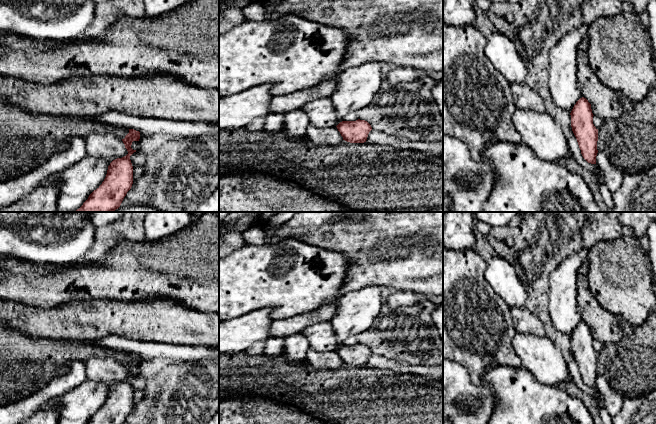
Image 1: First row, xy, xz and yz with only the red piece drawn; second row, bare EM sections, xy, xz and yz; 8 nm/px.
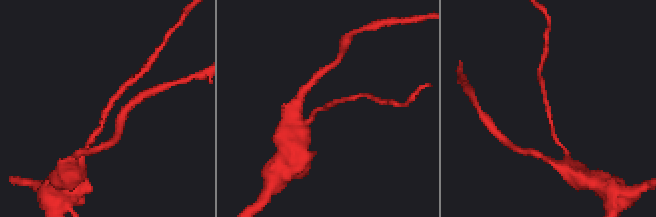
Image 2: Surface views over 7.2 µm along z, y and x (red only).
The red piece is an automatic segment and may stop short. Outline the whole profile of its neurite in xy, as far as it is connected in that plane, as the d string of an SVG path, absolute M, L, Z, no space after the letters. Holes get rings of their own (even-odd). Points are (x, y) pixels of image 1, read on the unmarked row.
M129 353L122 363L128 378L113 384L108 390L107 398L102 408L94 414L87 424L123 424L133 408L133 390L130 380L136 376L131 372L133 365L139 365L140 356Z

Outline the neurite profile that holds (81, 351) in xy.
M0 322L0 406L20 400L48 383L56 375L64 373L70 362L85 363L91 357L113 356L124 363L128 352L104 348L88 341L55 339L31 339Z

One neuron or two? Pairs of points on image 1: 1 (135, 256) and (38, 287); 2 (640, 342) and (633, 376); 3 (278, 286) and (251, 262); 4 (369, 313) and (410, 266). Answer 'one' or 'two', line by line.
1: one
2: one
3: one
4: two

